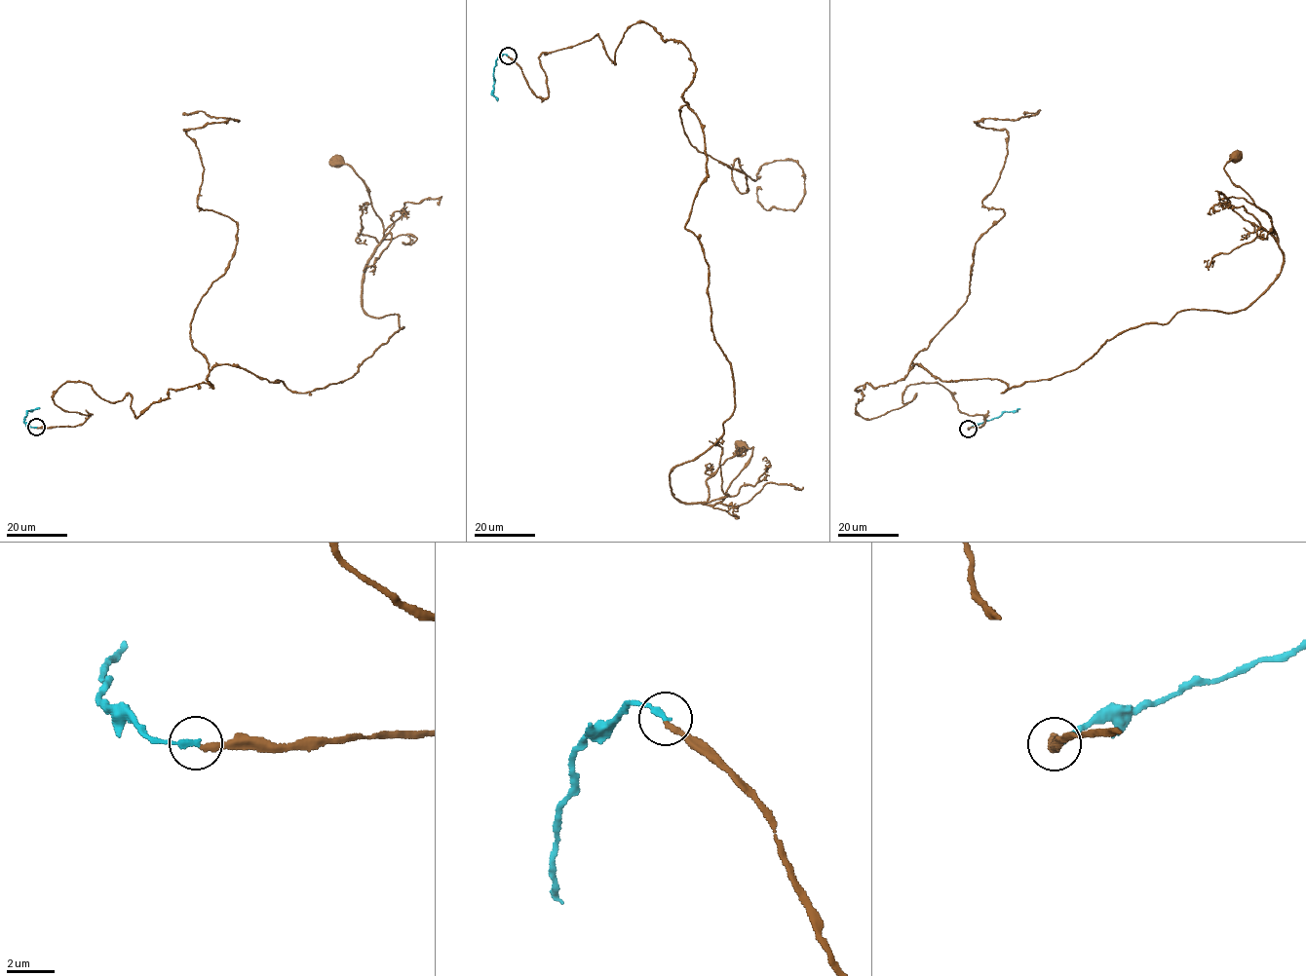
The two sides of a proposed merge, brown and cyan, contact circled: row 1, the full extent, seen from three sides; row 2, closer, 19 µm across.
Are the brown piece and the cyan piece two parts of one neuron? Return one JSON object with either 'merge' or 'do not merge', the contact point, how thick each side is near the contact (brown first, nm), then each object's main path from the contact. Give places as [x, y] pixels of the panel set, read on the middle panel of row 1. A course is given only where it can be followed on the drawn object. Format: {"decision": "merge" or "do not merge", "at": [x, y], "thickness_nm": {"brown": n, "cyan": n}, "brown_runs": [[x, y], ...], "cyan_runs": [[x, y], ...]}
{"decision": "do not merge", "at": [508, 56], "thickness_nm": {"brown": 240, "cyan": 220}, "brown_runs": [[508, 56], [546, 98], [598, 34], [690, 53], [734, 410], [674, 498], [742, 446]], "cyan_runs": [[508, 56], [502, 55], [496, 61], [493, 96], [497, 101]]}

